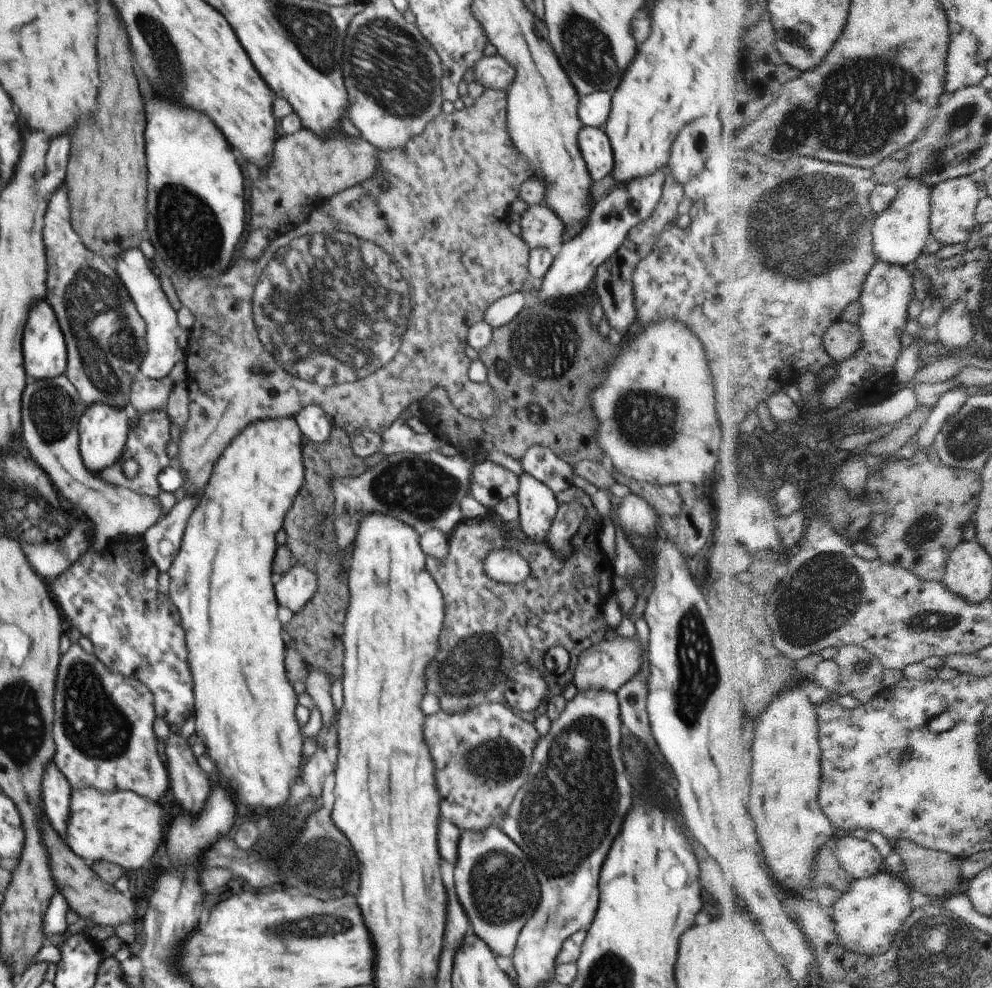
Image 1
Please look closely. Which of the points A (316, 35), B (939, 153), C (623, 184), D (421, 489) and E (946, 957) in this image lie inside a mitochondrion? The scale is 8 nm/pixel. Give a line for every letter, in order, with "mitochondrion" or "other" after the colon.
A: mitochondrion
B: mitochondrion
C: other
D: mitochondrion
E: mitochondrion

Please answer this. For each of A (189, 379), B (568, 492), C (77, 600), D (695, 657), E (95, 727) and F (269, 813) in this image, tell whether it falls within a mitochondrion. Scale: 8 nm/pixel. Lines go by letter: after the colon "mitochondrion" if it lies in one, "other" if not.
A: other
B: other
C: other
D: mitochondrion
E: mitochondrion
F: other

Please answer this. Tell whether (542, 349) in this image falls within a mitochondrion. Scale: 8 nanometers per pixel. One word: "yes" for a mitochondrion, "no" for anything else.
yes

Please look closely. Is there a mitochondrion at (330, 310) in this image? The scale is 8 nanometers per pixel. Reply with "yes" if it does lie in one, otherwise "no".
yes

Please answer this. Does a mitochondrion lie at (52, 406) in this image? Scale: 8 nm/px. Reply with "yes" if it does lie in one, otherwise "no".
yes

